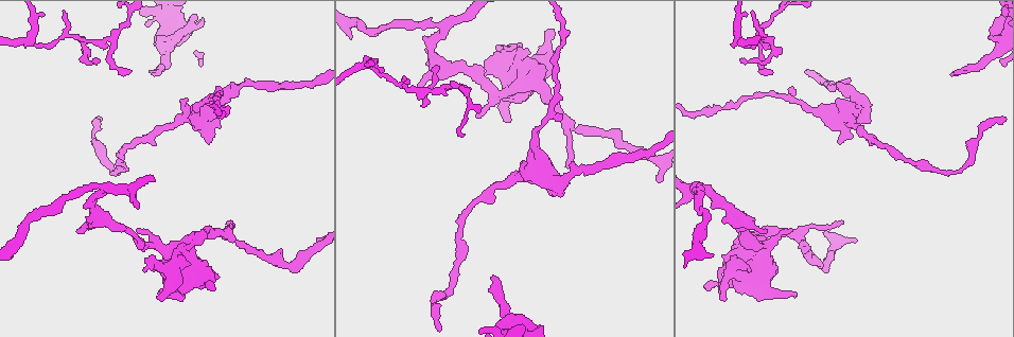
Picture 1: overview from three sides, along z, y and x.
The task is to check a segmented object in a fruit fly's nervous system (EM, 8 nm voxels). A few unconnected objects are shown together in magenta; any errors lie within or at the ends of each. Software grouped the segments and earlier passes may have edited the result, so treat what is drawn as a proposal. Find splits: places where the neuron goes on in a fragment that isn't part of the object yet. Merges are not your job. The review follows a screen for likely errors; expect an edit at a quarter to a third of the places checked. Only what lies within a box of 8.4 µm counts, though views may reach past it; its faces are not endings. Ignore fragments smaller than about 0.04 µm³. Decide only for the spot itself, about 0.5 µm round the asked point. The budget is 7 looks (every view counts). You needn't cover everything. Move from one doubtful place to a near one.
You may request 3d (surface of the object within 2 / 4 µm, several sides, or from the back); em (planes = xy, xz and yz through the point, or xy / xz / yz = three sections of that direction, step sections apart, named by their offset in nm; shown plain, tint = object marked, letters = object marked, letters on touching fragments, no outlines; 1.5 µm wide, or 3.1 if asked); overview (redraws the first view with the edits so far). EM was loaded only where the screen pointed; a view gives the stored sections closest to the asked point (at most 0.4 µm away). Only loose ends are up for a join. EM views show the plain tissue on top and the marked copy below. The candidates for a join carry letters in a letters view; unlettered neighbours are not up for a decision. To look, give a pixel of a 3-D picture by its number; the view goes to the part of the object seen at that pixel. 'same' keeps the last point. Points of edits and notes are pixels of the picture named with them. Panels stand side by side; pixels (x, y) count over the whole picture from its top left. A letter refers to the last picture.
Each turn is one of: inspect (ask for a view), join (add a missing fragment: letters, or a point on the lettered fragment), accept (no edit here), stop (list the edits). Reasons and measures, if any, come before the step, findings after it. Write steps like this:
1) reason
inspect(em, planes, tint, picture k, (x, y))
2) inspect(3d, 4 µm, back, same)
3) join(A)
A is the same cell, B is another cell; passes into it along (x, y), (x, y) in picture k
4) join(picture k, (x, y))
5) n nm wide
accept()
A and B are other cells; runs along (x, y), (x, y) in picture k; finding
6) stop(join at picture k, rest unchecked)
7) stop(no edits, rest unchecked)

free end
inspect(3d, 2 µm, picture 1, (477, 116))

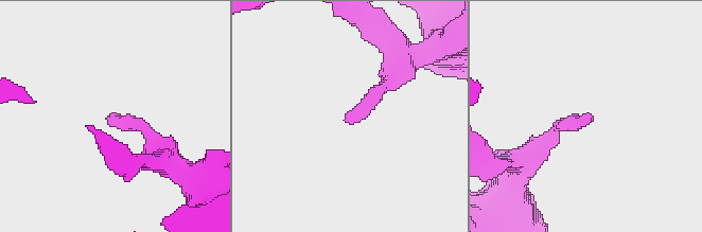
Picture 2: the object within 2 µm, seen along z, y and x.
inspect(em, planes, tint, picture 2, (113, 116))

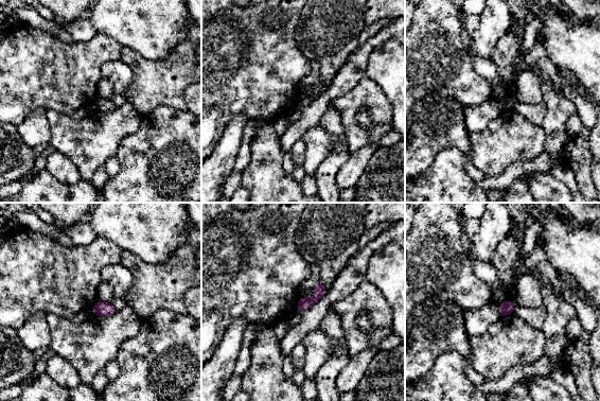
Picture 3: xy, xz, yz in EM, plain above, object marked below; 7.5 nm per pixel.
see the neighbours
inspect(em, planes, letters, same)

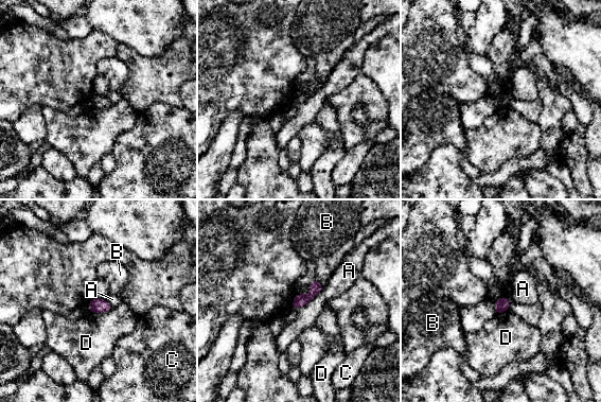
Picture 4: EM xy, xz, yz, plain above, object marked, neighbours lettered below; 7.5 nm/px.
accept()
A, B, C and D are other cells; border along (323, 286), (310, 300), (296, 309) in picture 4; none of them fits

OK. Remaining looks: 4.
an open end
inspect(em, planes, letters, picture 1, (158, 297))

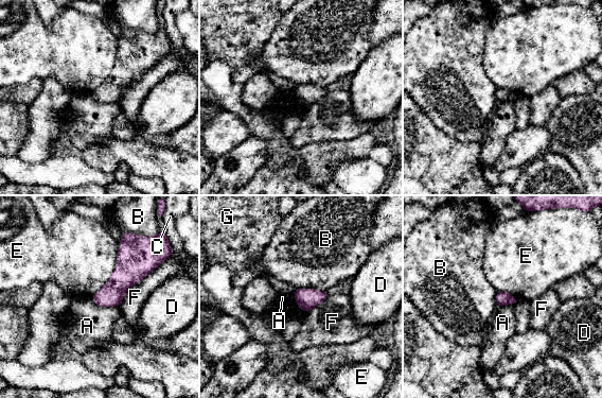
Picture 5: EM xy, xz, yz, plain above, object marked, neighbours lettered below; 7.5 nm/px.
accept()
A, B, C, D, E, F and G are other cells; border along (119, 242), (114, 270), (90, 297) in picture 5; none of them fits

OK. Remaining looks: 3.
an open end
inspect(em, xy, step 4, tint, picture 1, (210, 140))

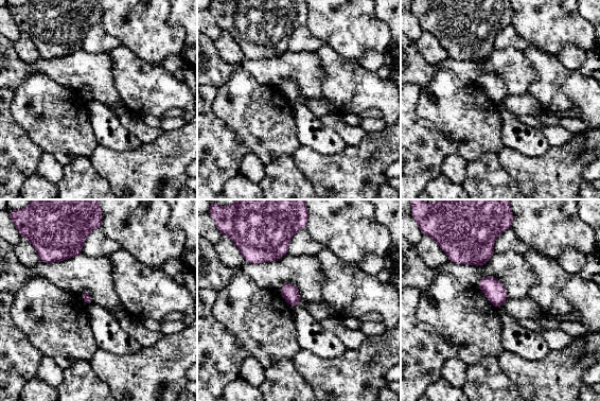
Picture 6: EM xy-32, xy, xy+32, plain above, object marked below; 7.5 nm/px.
cut it another way
inspect(em, planes, letters, same)

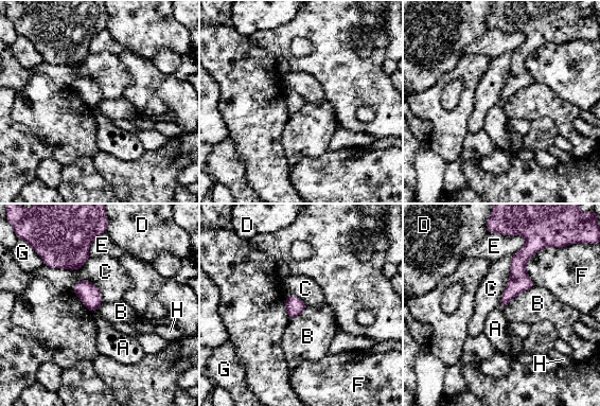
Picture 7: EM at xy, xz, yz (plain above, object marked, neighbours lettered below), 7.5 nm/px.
140 nm wide
accept()
A, B, C, D, E, F, G and H are other cells; no lettered fragment goes on from it

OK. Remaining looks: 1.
stop(no edits, rest unchecked)

